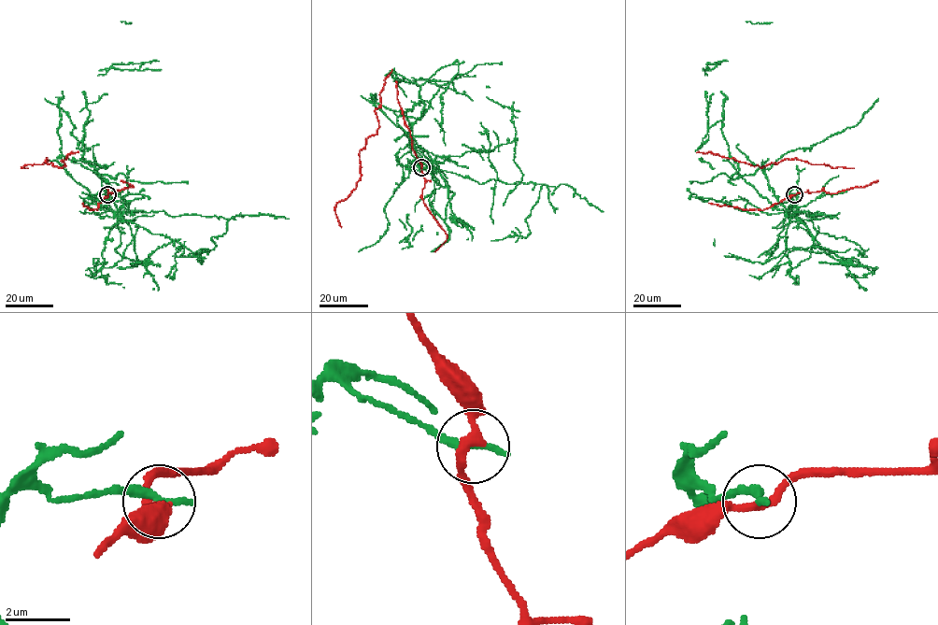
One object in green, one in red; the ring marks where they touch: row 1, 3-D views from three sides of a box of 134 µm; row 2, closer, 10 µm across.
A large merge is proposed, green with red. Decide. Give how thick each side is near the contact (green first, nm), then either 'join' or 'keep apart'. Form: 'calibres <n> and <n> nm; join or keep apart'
calibres 280 and 280 nm; keep apart

